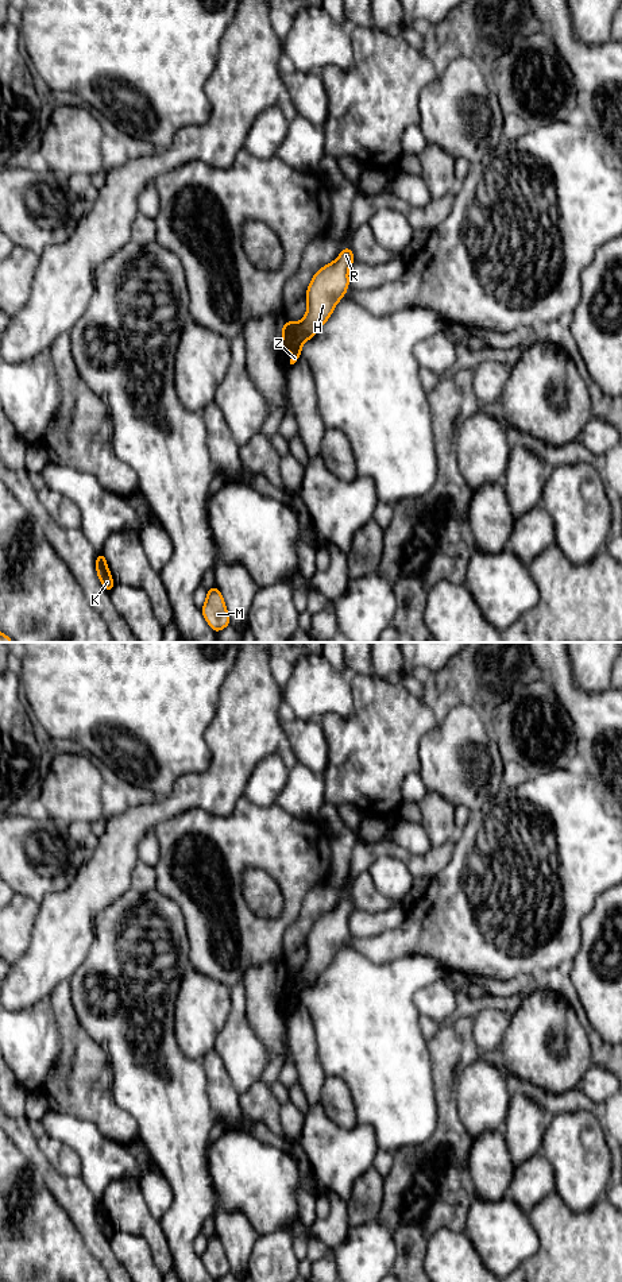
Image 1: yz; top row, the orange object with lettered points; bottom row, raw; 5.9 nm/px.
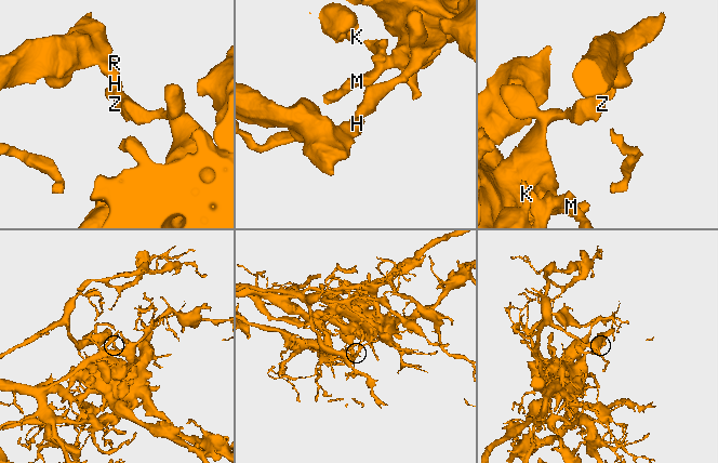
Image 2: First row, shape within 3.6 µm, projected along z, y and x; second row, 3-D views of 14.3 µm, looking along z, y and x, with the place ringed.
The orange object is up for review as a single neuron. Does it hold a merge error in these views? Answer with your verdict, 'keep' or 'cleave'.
cleave

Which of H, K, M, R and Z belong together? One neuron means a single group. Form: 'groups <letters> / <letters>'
groups H K R / M Z

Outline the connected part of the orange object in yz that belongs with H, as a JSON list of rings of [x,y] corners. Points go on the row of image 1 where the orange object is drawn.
[[[348,246],[332,263],[325,264],[313,275],[306,289],[306,313],[301,321],[306,340],[316,336],[345,296],[349,287],[348,270],[354,262],[352,248]]]

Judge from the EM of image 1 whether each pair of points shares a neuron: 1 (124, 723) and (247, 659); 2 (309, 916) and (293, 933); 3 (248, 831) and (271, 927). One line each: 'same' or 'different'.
1: different
2: same
3: same

